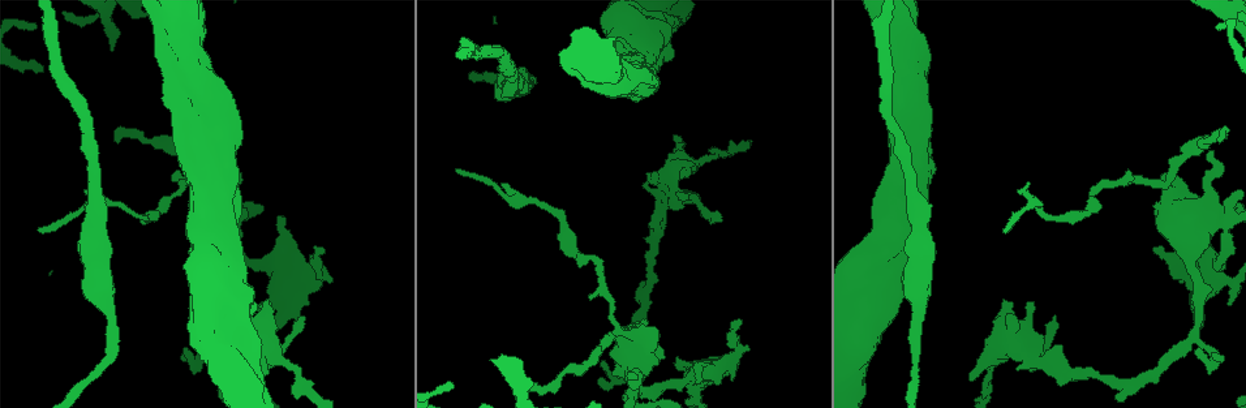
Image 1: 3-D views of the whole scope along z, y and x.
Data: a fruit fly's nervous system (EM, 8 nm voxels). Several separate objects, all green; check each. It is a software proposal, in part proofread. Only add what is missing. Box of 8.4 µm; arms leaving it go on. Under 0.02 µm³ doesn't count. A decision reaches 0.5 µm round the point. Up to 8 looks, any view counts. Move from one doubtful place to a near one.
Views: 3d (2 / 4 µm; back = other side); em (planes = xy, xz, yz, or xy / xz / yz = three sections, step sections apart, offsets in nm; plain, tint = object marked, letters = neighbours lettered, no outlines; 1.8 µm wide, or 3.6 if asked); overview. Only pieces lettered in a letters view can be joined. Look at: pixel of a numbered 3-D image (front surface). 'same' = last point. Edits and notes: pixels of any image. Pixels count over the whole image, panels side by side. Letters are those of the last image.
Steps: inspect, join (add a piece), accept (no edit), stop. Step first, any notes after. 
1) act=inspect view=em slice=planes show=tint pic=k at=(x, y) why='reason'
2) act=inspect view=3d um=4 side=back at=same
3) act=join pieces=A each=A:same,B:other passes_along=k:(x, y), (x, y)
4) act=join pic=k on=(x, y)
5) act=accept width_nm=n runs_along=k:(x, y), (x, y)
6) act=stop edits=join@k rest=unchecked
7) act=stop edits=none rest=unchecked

act=inspect view=3d um=2 pic=1 at=(644, 395) why='calibre changes'

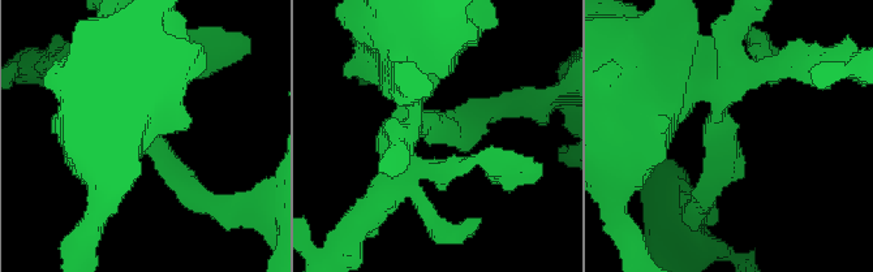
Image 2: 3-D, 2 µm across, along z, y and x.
act=inspect view=em slice=xz step=4 show=tint pic=2 at=(723, 140) arm_widths_nm=170,500

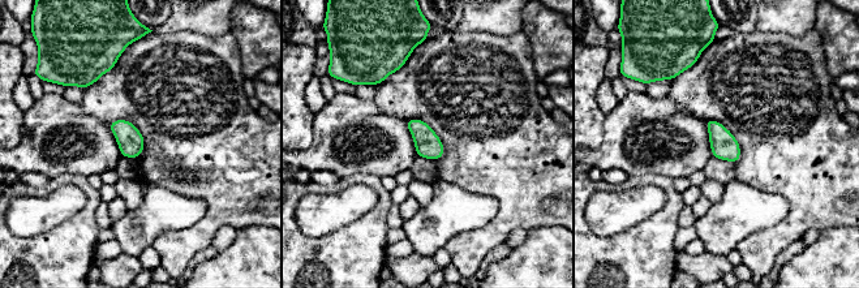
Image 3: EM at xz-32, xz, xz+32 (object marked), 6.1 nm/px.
act=inspect view=em slice=yz step=4 show=letters at=same

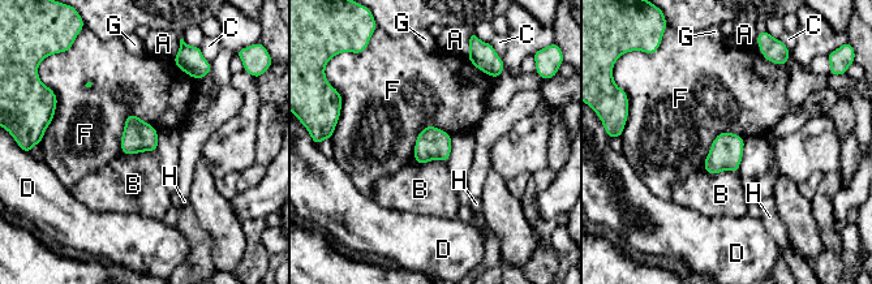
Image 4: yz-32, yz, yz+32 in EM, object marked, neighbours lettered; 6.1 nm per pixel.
act=accept longest_contact=F:280nm each=A:other,B:other,C:other,D:other,F:other,G:other,H:other border=4:(158, 130), (129, 113), (120, 151) found='none of them fits'

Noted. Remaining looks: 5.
act=inspect view=em slice=planes show=tint pic=1 at=(1154, 250) why='free end'

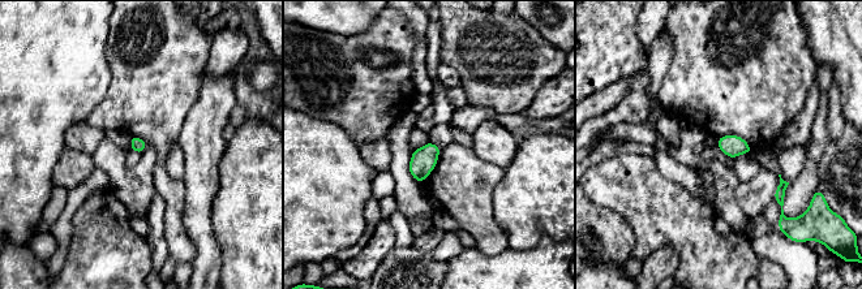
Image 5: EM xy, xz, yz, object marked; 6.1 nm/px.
act=inspect view=em slice=planes show=letters at=same why='what lies round it'

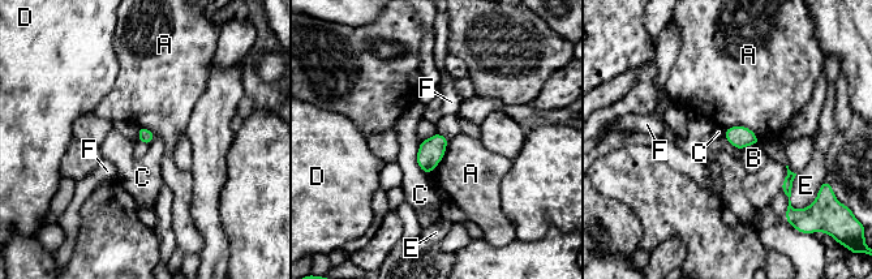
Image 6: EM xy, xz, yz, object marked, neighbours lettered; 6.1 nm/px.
act=accept each=A:other,B:other,C:other,D:other,E:other,F:other border=6:(420, 141), (416, 163), (428, 175) found='none of them fits'

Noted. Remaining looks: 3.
act=inspect view=3d um=2 side=back pic=1 at=(673, 138)

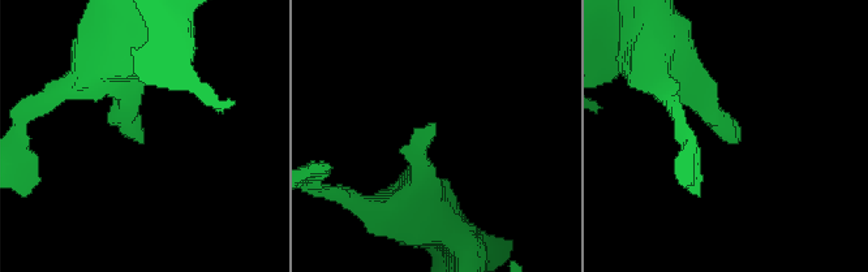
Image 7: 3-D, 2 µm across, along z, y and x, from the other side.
act=inspect view=em um=3.6 slice=xy step=4 show=letters pic=7 at=(140, 142)

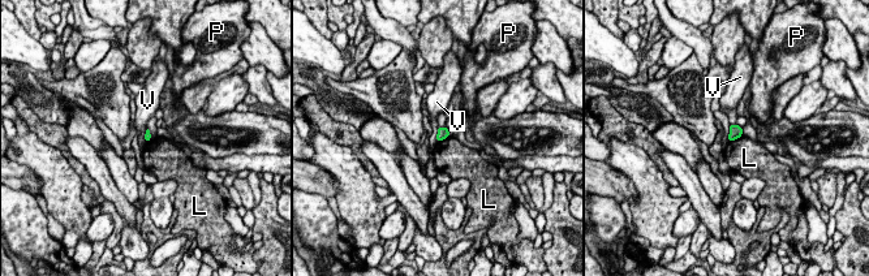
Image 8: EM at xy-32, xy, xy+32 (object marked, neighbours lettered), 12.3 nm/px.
act=inspect view=em um=3.6 slice=planes show=letters at=same

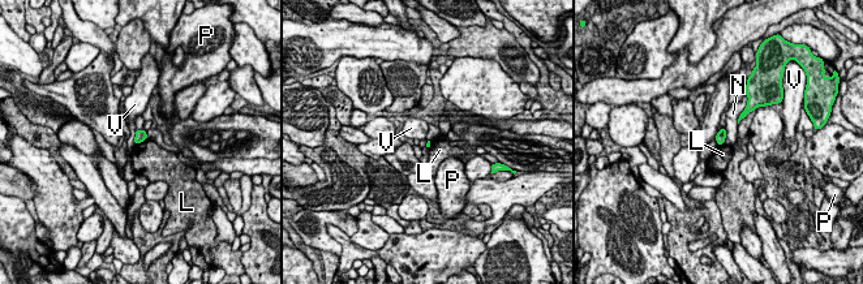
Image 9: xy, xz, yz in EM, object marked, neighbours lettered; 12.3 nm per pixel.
act=accept each=L:other,N:other,P:other,V:other found='none of them fits'

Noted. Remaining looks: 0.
act=stop edits=none rest=unchecked

